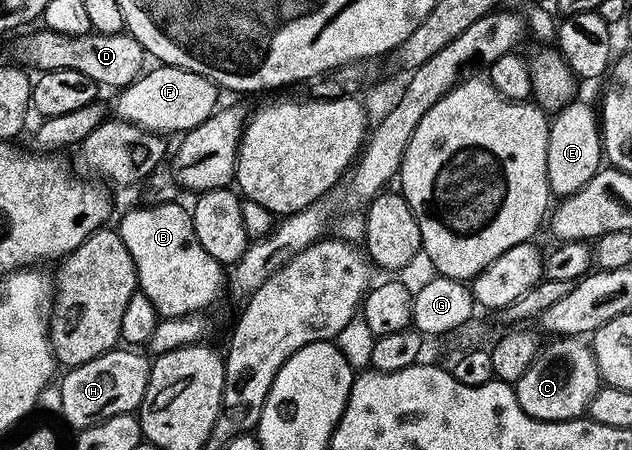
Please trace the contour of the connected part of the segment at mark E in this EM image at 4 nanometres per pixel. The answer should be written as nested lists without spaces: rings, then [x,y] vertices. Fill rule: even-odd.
[[[583,98],[559,109],[551,117],[548,126],[548,149],[546,150],[546,174],[548,186],[557,197],[572,196],[602,167],[602,133],[598,112],[588,105]],[[556,116],[556,117],[555,117]],[[601,160],[601,161],[600,161]]]

